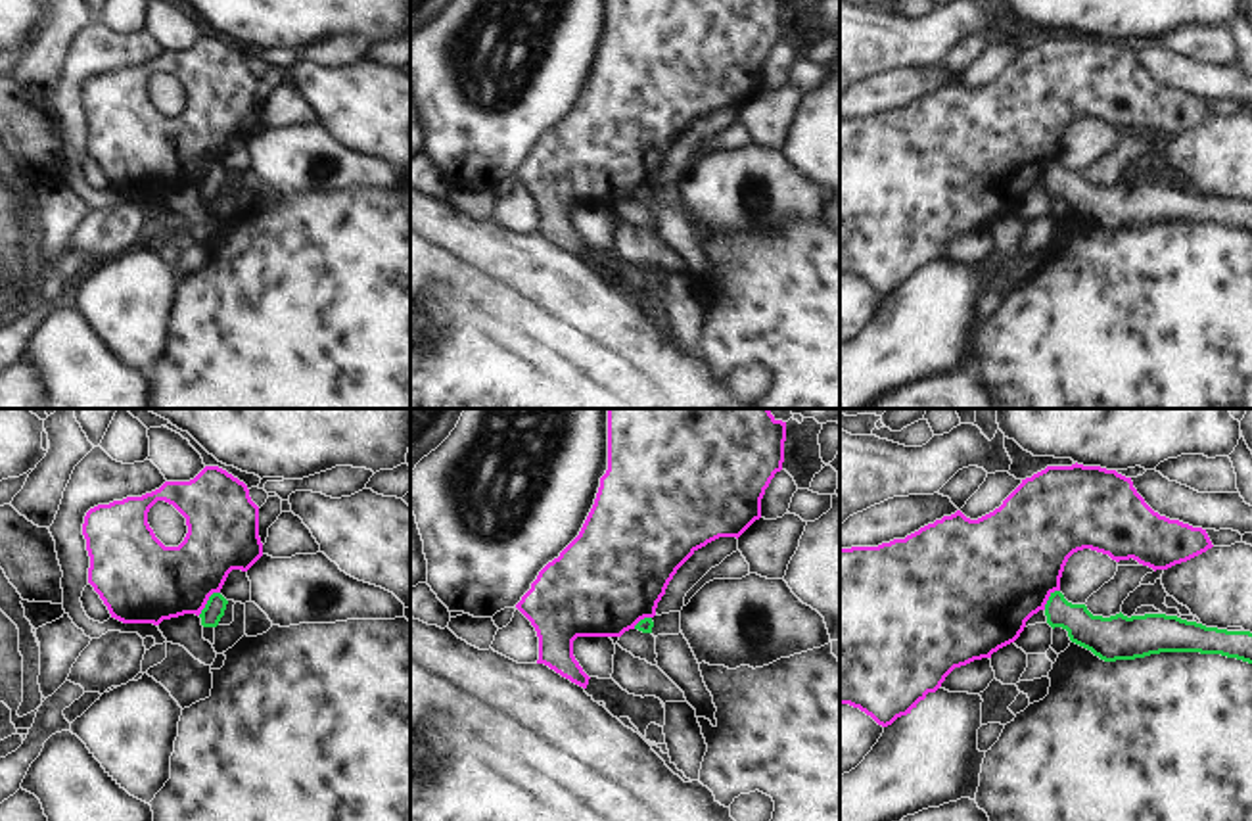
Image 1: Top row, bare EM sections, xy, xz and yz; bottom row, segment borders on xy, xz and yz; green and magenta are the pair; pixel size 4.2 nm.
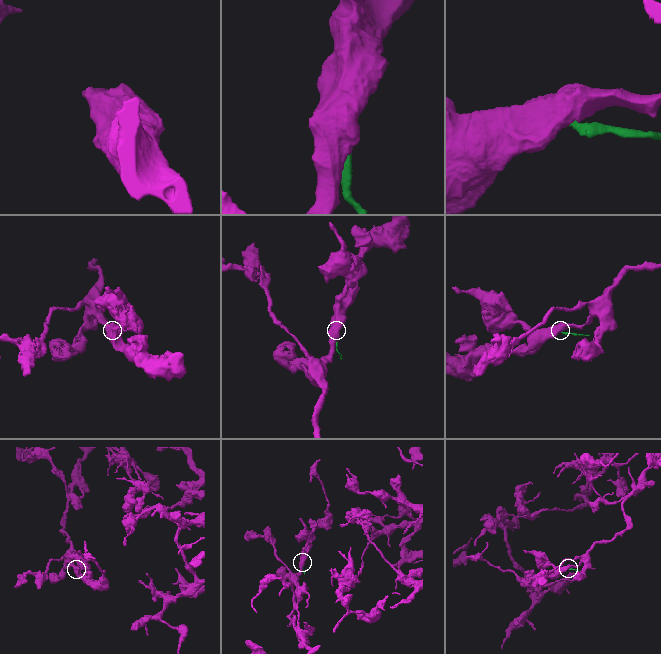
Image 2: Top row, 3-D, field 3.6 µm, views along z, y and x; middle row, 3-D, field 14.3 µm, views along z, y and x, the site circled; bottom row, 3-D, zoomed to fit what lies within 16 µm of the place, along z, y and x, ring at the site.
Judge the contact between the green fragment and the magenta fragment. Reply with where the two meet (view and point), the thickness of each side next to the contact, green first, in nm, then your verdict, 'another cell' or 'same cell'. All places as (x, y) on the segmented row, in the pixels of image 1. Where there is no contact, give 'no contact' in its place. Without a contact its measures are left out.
meets green in xy at (208, 601); 90 nm thick on the green side, 320 nm on the other; another cell

